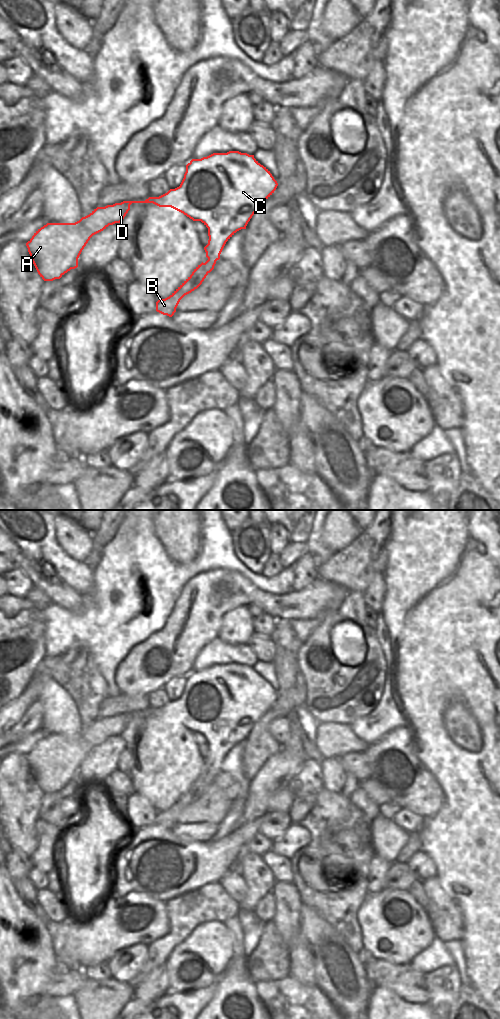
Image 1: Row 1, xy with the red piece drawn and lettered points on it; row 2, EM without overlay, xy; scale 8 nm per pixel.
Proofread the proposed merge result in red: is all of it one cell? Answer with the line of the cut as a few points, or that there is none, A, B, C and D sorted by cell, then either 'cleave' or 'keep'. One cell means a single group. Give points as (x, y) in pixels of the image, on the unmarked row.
xy (208, 770), (216, 772) | A C D / B | cleave

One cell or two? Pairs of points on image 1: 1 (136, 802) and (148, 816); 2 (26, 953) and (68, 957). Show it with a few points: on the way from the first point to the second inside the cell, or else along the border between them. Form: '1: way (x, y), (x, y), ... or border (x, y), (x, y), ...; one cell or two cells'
1: way (138, 805), (145, 813); one cell
2: border (56, 957), (70, 970); two cells

